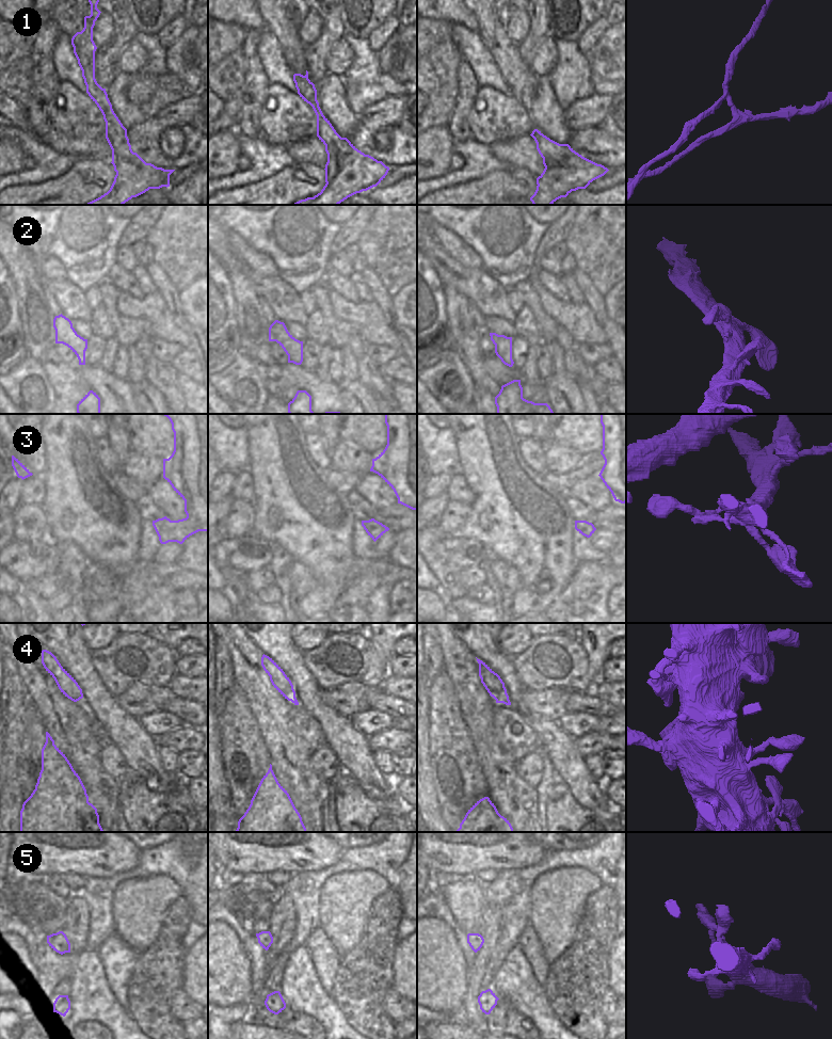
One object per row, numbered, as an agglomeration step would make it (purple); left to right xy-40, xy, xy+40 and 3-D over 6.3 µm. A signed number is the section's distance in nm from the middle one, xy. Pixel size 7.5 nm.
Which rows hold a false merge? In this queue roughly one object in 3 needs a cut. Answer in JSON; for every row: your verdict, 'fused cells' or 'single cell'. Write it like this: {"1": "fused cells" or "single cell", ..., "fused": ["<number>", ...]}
{"1": "fused cells", "2": "single cell", "3": "single cell", "4": "single cell", "5": "single cell", "fused": ["1"]}

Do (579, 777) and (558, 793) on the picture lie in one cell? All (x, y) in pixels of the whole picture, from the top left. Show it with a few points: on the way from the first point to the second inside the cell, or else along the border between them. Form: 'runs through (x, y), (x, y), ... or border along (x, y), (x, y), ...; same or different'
border along (558, 774), (568, 785), (574, 798), (582, 805); different

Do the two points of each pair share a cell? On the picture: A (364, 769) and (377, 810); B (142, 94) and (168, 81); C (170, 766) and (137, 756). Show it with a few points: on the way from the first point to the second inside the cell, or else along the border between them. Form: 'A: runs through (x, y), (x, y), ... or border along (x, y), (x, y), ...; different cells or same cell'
A: border along (356, 782), (376, 800), (385, 800), (394, 786); different cells
B: runs through (148, 88), (154, 82), (161, 82); same cell
C: border along (158, 746), (158, 756), (161, 765), (173, 773); different cells

